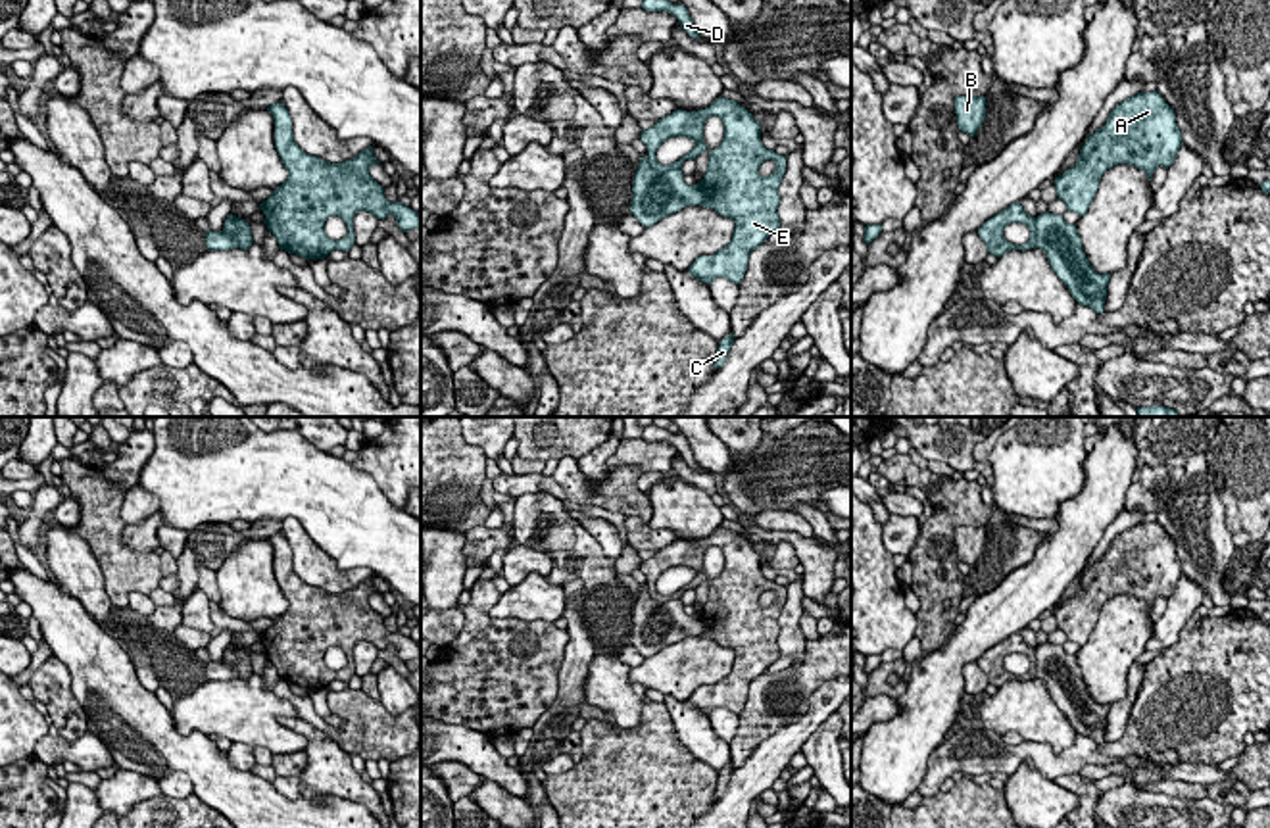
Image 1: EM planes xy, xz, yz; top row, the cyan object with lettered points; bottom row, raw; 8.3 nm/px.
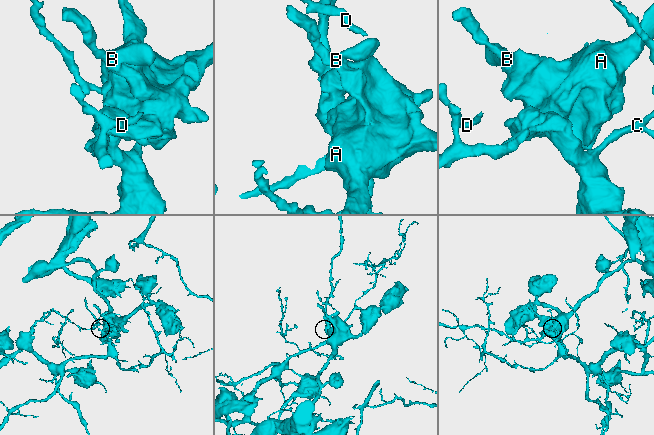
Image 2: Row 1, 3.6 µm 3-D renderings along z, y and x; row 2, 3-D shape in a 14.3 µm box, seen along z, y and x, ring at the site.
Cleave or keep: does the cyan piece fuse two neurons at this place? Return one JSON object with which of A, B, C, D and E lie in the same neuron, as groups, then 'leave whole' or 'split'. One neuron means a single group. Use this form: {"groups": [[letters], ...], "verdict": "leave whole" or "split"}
{"groups": [["A", "B", "E"], ["C", "D"]], "verdict": "split"}

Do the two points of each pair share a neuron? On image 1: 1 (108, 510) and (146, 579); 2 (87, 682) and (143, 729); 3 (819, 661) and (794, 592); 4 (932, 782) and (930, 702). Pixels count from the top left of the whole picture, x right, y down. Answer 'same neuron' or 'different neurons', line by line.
1: same neuron
2: same neuron
3: different neurons
4: different neurons

